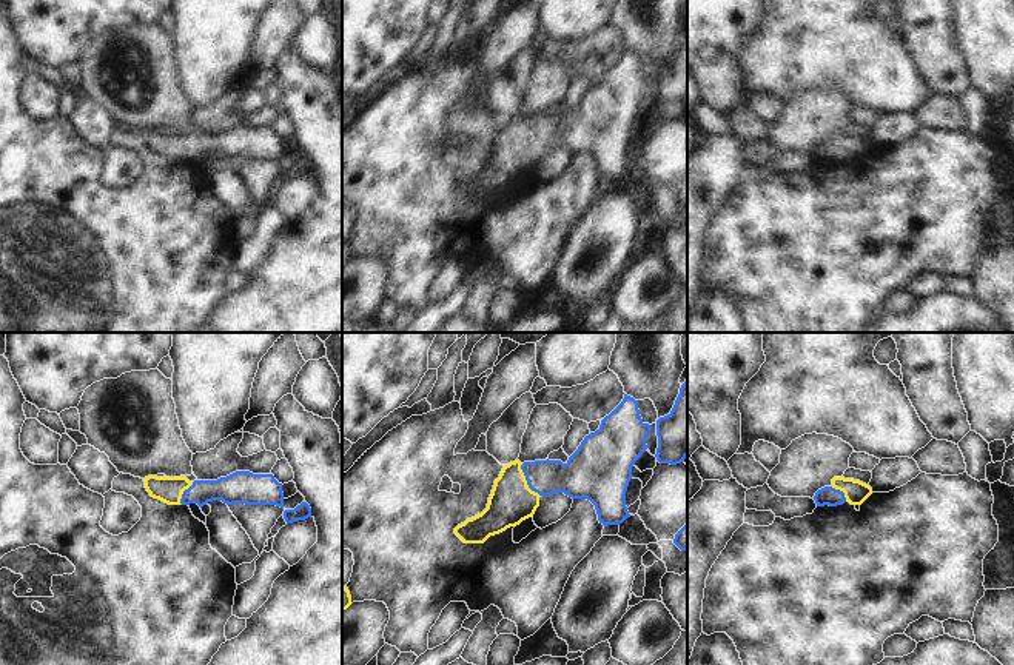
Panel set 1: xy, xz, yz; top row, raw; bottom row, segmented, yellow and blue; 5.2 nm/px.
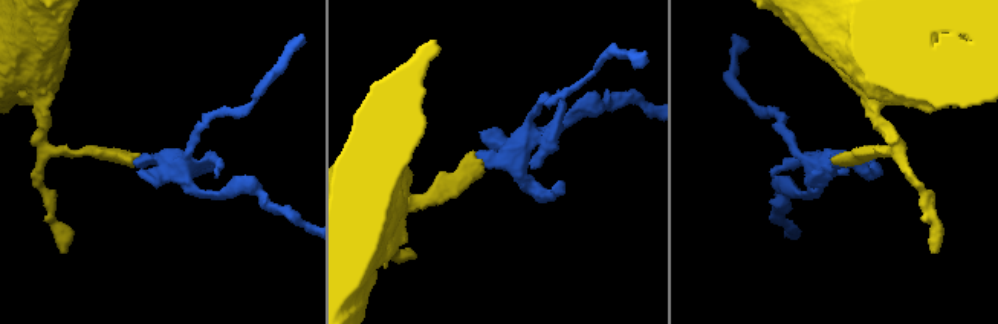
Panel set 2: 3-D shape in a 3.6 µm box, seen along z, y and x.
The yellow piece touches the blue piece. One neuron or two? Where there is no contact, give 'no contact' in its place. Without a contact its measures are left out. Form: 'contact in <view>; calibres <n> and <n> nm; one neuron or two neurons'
contact in xz; calibres 220 and 190 nm; one neuron

